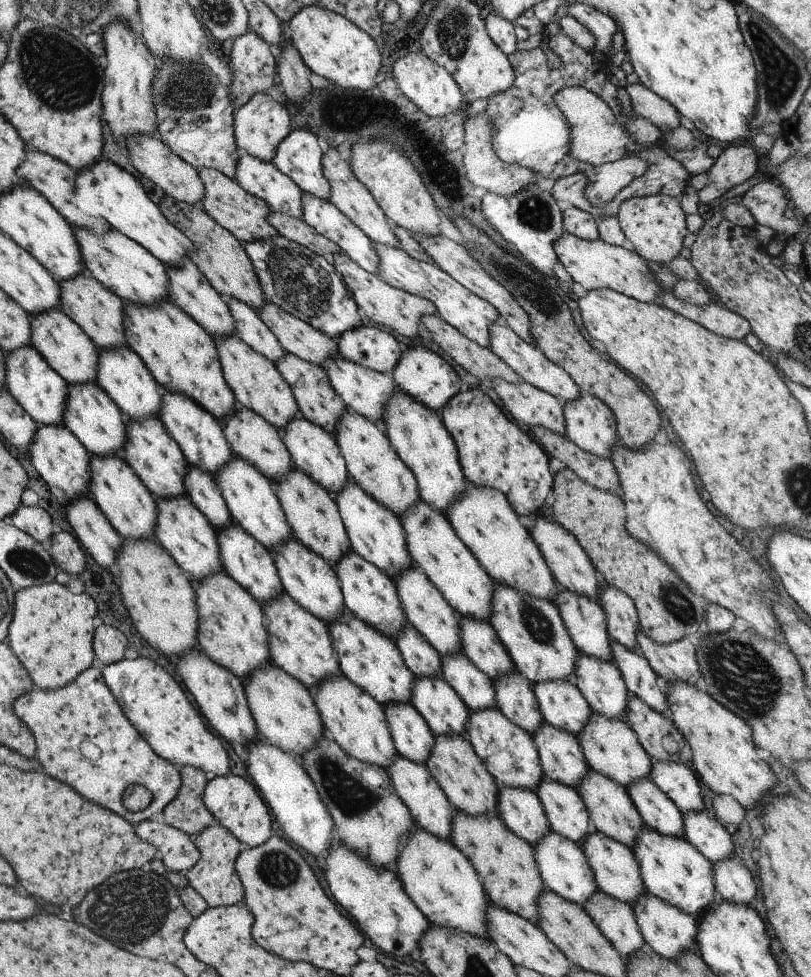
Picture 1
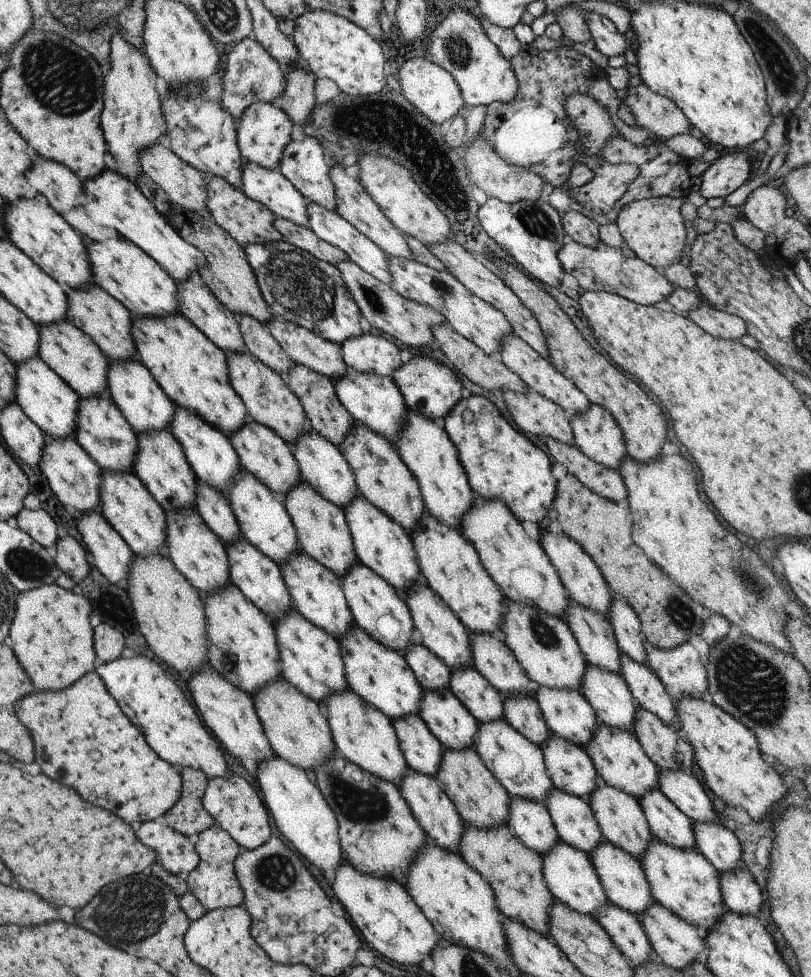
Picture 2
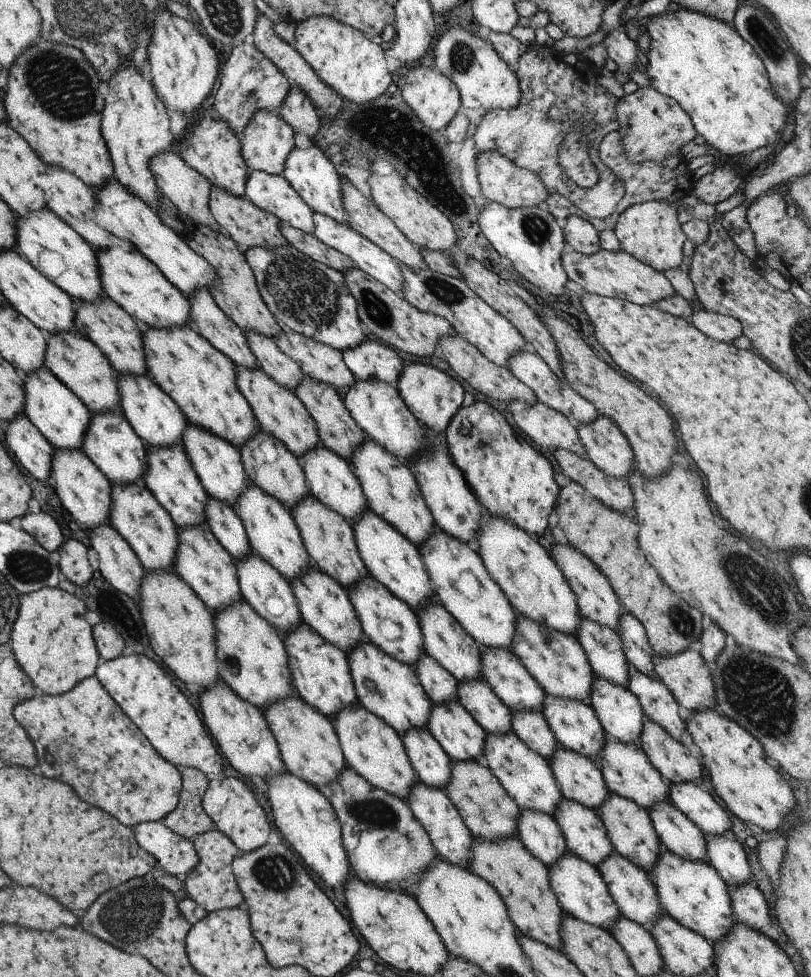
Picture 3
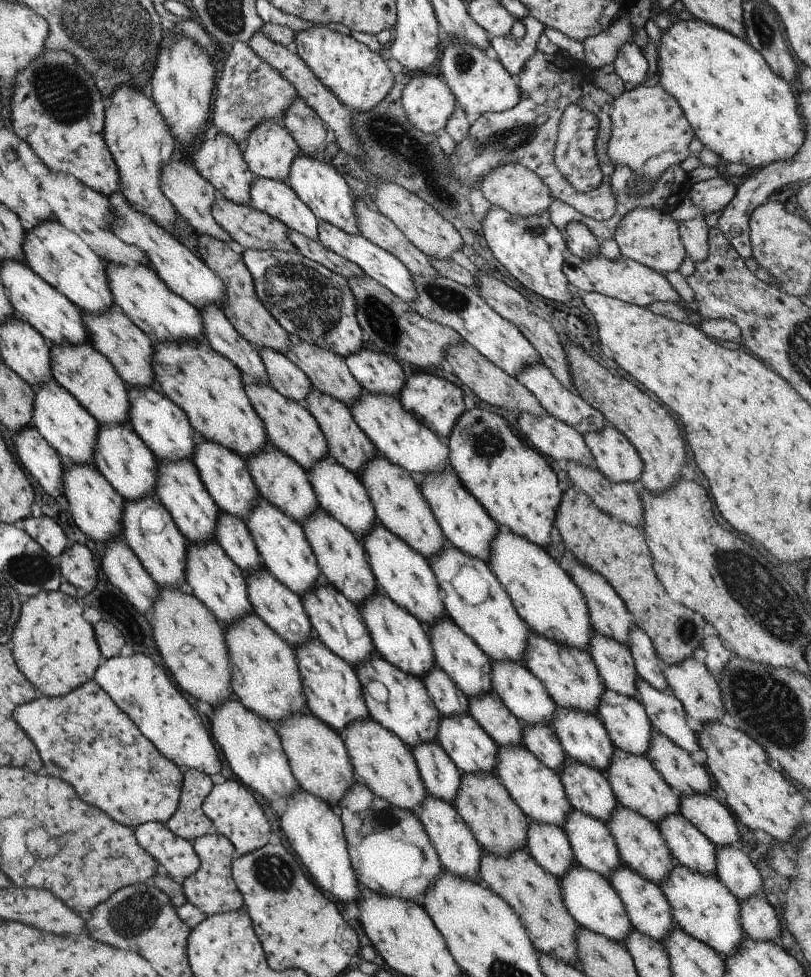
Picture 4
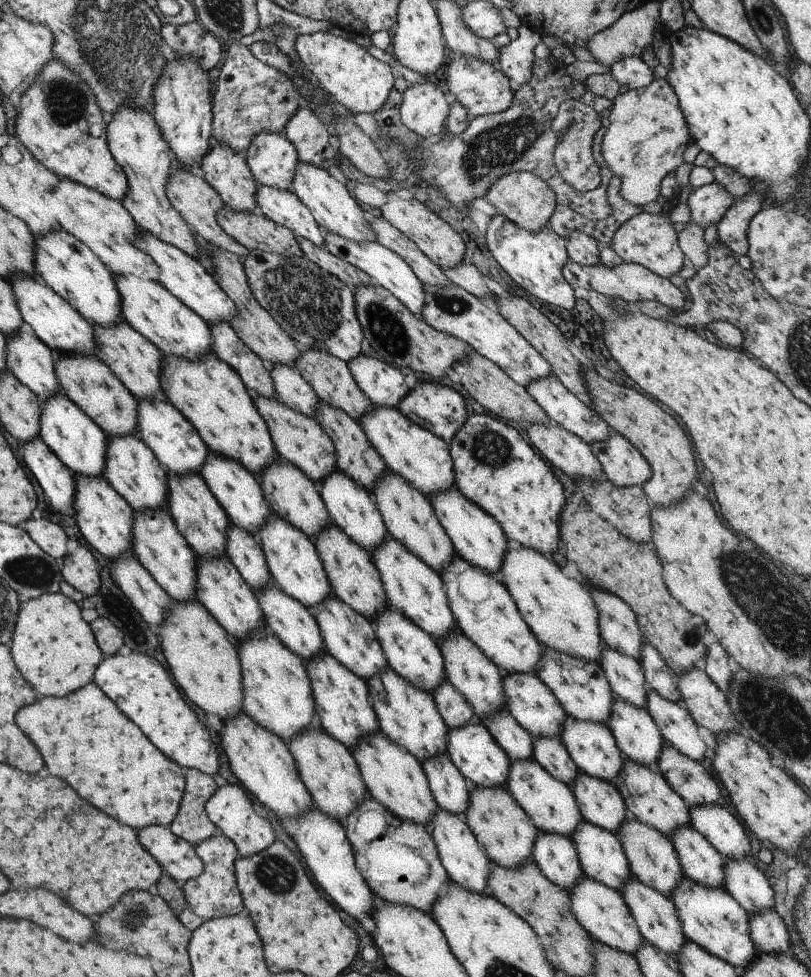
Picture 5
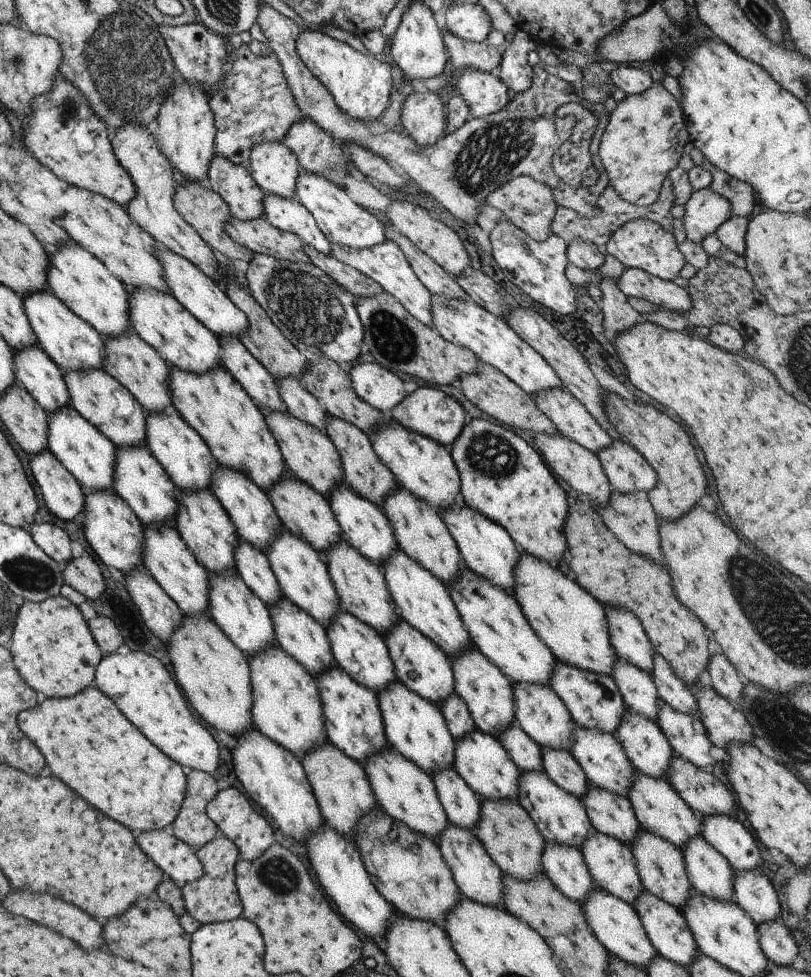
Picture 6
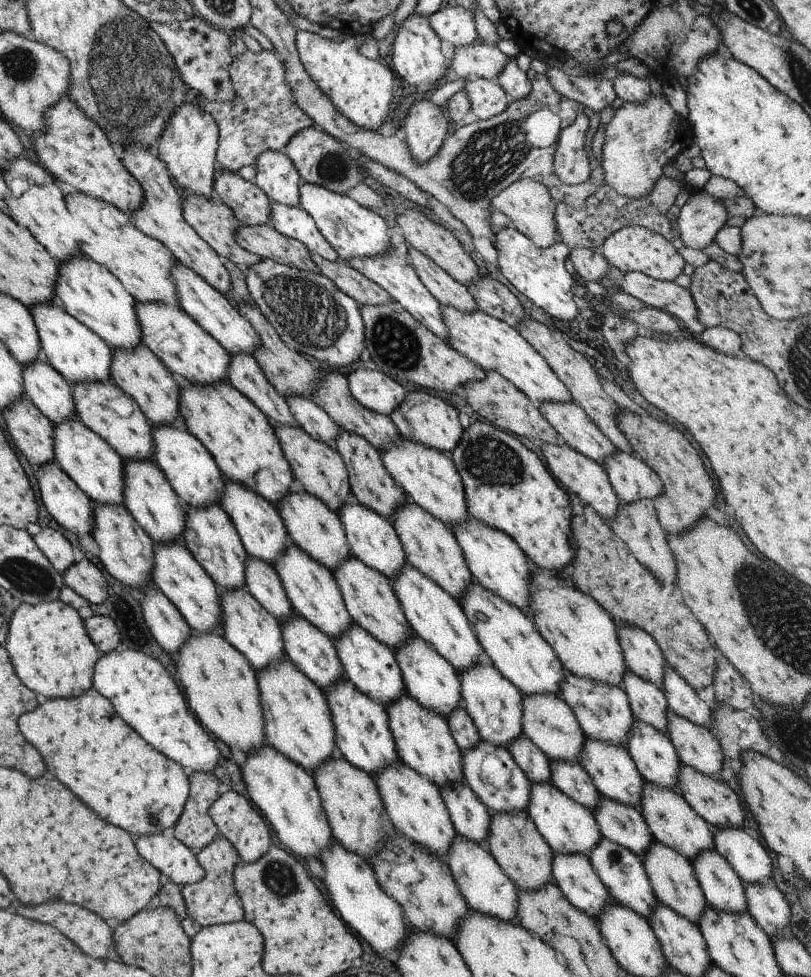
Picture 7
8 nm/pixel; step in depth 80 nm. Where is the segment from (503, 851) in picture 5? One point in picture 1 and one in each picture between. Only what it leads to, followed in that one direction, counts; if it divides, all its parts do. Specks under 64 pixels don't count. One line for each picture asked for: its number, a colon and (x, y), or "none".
1: (459, 772)
2: (480, 800)
3: (485, 808)
4: (498, 825)

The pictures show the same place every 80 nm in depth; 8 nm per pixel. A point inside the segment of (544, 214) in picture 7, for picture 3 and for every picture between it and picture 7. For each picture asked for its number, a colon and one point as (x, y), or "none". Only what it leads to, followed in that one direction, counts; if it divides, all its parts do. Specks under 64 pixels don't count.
3: (500, 181)
4: (515, 189)
5: (523, 198)
6: (528, 204)

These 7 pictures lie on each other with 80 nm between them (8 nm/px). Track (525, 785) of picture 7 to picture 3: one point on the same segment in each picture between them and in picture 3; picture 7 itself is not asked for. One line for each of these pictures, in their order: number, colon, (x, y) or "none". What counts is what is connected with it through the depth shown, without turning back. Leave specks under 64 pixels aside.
3: (461, 738)
4: (471, 750)
5: (473, 751)
6: (478, 758)

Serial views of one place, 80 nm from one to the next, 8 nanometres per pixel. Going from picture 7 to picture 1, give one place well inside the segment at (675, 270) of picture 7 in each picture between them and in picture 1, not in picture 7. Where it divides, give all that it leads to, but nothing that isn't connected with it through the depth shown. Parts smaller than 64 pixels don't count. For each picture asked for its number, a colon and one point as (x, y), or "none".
1: (654, 225)
2: (652, 228)
3: (649, 231)
4: (649, 236)
5: (649, 240)
6: (640, 243)

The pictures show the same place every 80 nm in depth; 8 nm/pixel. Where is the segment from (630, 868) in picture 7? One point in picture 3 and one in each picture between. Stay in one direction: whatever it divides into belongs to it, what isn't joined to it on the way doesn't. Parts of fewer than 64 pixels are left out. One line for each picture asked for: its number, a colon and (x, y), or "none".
3: (584, 835)
4: (592, 846)
5: (600, 855)
6: (609, 862)

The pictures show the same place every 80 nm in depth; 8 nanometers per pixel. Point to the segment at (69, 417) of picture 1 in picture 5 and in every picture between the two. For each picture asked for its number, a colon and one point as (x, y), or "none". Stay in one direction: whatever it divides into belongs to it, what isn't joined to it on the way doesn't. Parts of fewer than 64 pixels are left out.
2: (100, 429)
3: (110, 443)
4: (122, 458)
5: (131, 469)

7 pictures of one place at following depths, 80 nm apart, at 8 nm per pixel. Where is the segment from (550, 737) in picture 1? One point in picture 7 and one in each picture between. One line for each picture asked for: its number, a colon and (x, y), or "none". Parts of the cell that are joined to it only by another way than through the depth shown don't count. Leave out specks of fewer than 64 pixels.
2: (569, 768)
3: (578, 777)
4: (587, 789)
5: (598, 801)
6: (608, 813)
7: (622, 824)

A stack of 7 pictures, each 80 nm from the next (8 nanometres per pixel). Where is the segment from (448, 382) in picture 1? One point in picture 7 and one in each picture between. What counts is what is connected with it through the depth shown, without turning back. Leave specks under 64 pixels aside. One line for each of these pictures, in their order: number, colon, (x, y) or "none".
2: (427, 386)
3: (432, 396)
4: (435, 402)
5: (438, 408)
6: (427, 411)
7: (422, 417)

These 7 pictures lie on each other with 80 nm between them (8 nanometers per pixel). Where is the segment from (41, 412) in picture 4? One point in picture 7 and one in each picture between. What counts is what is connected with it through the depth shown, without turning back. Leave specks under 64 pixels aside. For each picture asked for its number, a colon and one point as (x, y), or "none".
5: (73, 437)
6: (87, 455)
7: (96, 468)

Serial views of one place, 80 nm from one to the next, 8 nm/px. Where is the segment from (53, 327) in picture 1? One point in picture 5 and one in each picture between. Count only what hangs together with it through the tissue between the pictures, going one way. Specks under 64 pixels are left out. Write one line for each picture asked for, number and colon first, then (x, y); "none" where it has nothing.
2: (73, 356)
3: (70, 356)
4: (79, 369)
5: (93, 388)

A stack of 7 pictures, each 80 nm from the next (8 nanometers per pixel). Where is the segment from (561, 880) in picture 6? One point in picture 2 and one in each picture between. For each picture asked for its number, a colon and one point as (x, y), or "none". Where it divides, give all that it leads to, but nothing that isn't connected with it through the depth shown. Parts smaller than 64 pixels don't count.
2: (528, 820)
3: (538, 832)
4: (546, 843)
5: (554, 854)

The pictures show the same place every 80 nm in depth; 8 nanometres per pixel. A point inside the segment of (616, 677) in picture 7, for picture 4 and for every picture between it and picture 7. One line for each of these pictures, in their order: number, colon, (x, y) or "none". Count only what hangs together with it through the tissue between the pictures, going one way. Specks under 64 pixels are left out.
4: (542, 594)
5: (558, 610)
6: (567, 619)

